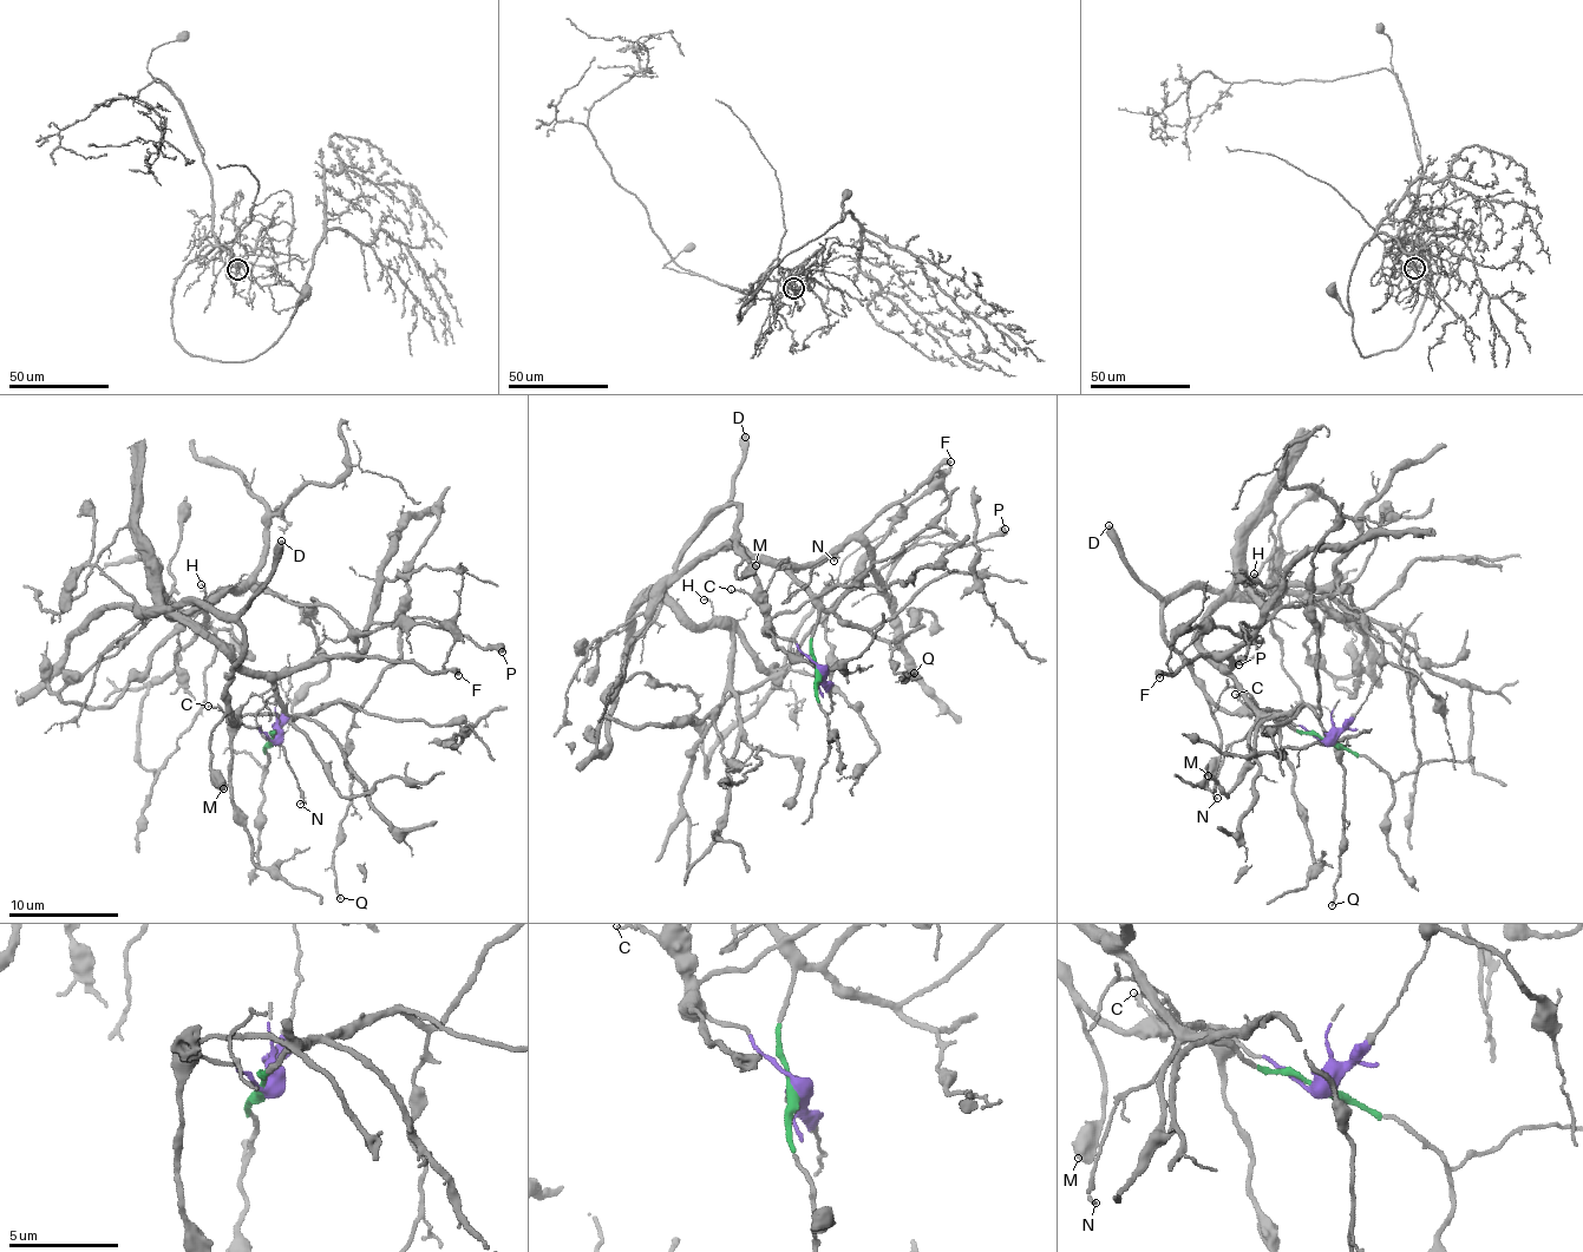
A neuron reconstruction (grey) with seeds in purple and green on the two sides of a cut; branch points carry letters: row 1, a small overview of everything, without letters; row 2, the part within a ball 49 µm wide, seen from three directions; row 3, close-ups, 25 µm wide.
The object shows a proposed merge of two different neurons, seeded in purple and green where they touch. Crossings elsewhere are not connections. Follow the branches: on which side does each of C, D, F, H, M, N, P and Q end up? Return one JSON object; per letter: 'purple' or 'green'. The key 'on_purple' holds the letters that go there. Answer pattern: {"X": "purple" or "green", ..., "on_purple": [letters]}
{"C": "purple", "D": "purple", "F": "green", "H": "green", "M": "purple", "N": "green", "P": "green", "Q": "green", "on_purple": ["C", "D", "M"]}

